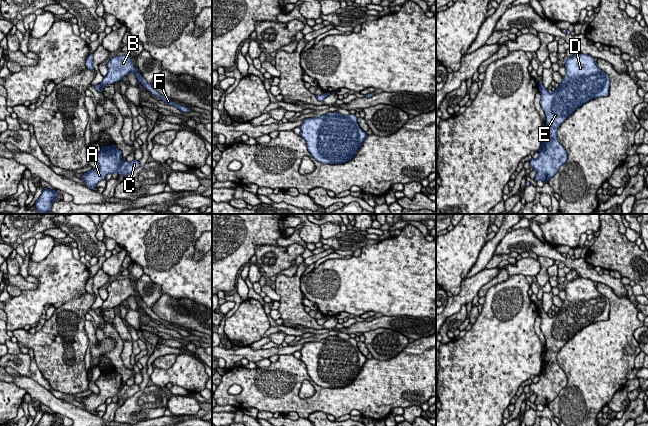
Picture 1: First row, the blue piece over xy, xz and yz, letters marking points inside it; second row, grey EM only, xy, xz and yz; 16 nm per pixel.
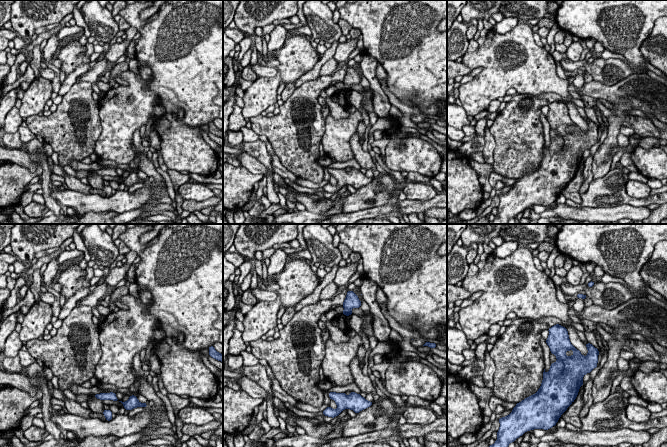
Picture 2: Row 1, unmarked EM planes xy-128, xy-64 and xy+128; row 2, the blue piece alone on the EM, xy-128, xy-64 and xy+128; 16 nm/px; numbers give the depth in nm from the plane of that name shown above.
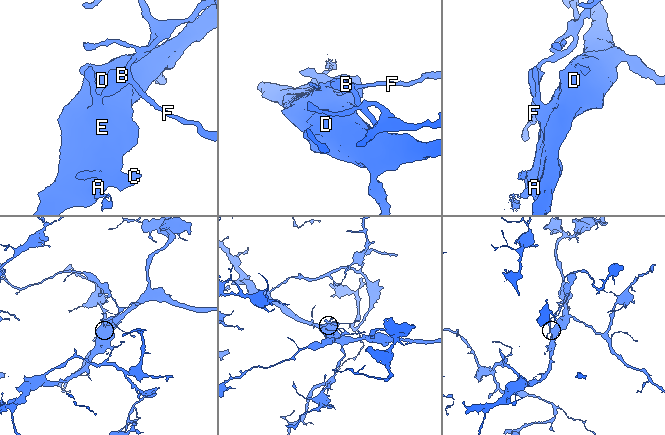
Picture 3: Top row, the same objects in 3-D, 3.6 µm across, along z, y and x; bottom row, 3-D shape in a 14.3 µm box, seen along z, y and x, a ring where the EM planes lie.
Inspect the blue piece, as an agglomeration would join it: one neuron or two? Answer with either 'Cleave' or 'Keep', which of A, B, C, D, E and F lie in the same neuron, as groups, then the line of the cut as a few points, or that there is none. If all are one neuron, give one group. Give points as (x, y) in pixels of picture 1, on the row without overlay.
Cleave. Groups: A C D E / B F. Split along xz (325, 317), (327, 319)

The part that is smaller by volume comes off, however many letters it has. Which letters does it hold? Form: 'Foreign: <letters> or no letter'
Foreign: B, F

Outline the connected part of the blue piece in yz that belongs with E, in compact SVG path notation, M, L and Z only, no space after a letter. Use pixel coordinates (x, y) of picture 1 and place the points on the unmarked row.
M577 277L565 283L566 299L560 307L558 313L549 317L543 308L539 309L541 317L541 330L546 339L546 354L541 364L539 381L531 383L530 389L536 395L534 405L541 404L544 407L558 396L560 391L567 385L567 376L558 365L557 354L560 349L580 330L597 321L609 318L610 302L607 297L602 295L591 279Z

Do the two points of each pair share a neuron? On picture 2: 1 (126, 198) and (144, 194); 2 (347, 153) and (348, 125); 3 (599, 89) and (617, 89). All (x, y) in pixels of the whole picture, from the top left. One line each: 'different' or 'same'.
1: same
2: same
3: same

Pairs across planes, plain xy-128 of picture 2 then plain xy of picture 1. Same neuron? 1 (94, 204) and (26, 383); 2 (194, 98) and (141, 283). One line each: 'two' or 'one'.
1: two
2: two

